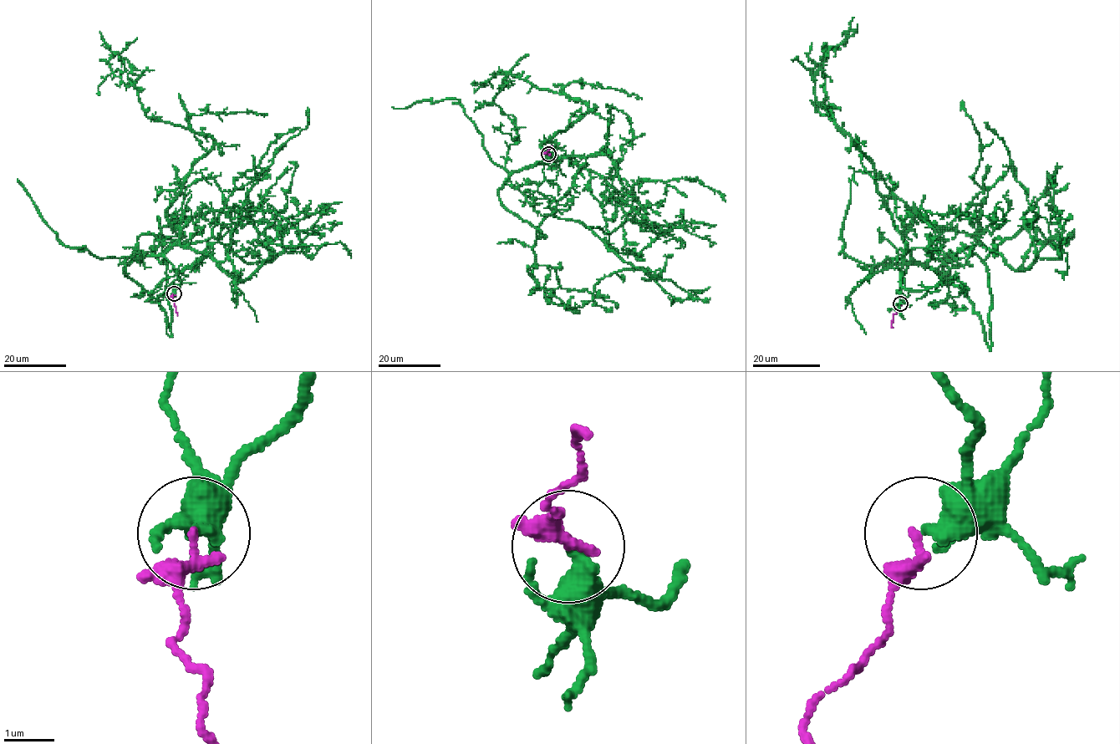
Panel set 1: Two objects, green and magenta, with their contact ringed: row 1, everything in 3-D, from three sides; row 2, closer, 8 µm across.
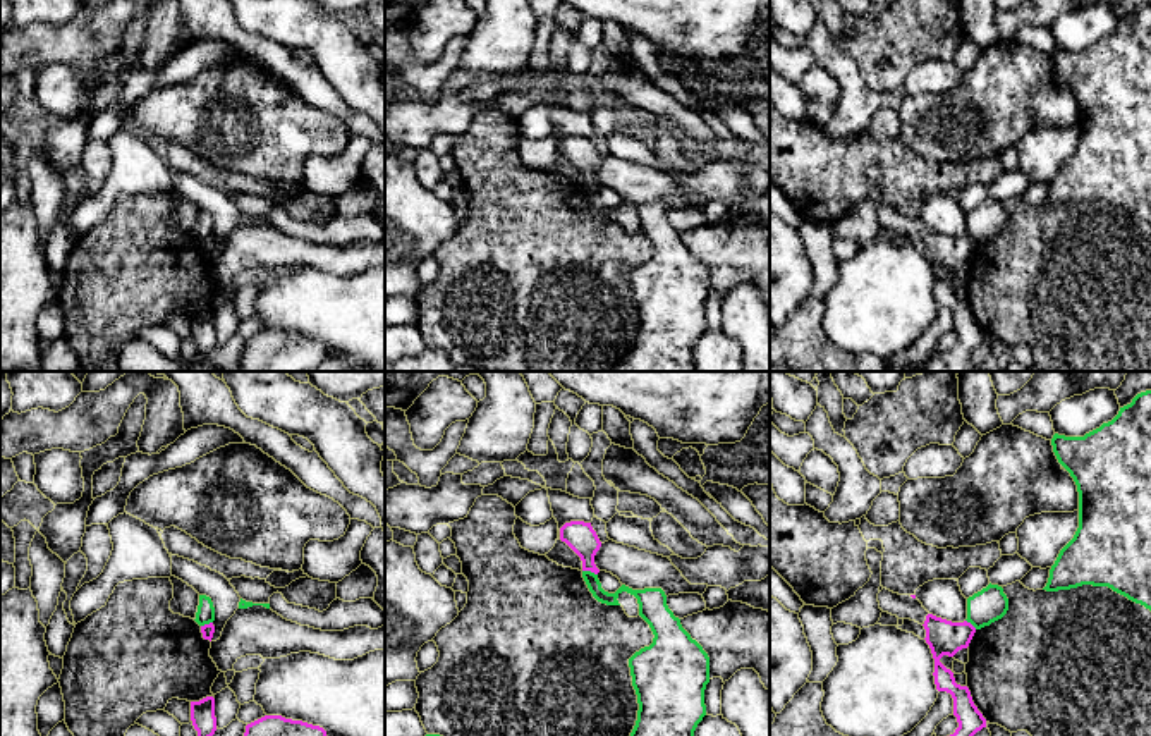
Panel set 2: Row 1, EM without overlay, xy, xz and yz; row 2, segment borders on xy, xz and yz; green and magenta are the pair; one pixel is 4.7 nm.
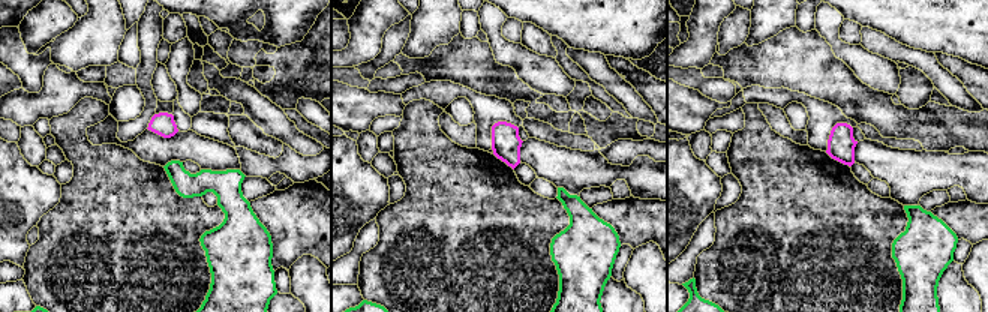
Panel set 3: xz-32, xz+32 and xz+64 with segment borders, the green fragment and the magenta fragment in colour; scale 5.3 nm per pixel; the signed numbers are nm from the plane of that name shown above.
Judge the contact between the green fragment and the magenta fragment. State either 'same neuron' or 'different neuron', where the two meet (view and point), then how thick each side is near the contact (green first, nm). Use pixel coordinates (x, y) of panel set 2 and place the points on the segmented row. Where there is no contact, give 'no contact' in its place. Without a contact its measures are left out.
different neuron; contact xz (590, 571); calibres 70 and 140 nm

